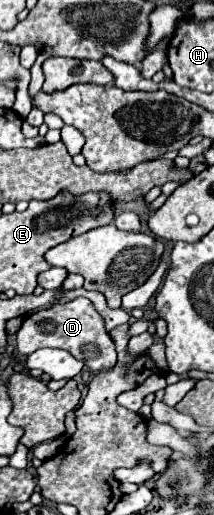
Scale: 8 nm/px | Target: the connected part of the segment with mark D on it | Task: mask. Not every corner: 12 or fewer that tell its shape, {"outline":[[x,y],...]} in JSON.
{"outline":[[88,298],[24,318],[16,348],[62,348],[92,374],[116,348]]}

